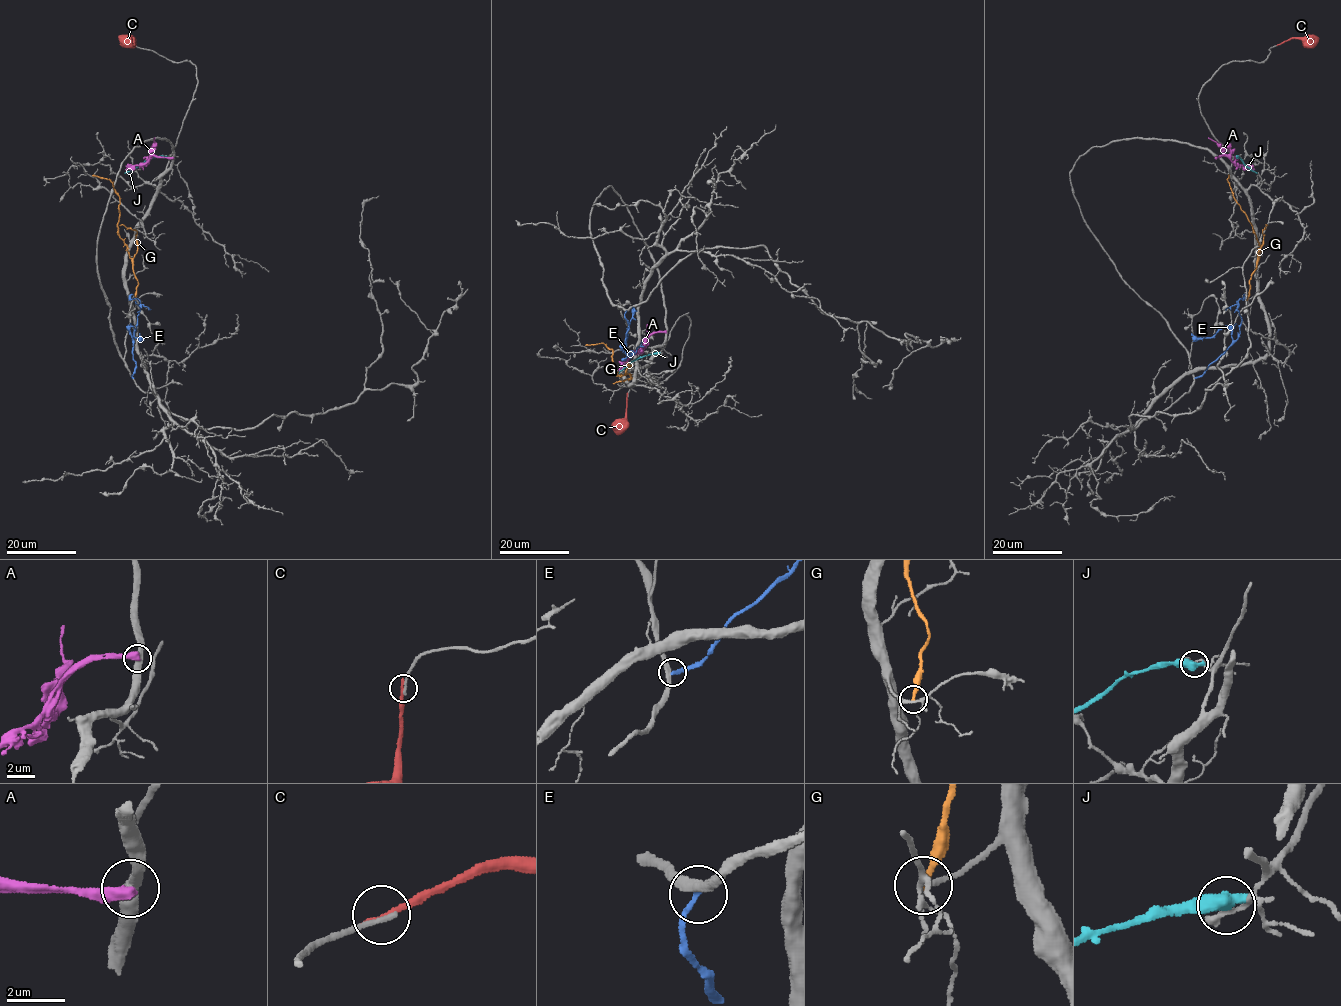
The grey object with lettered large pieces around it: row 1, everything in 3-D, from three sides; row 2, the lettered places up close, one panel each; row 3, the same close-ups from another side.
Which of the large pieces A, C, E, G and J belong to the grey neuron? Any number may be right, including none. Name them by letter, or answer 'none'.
none

